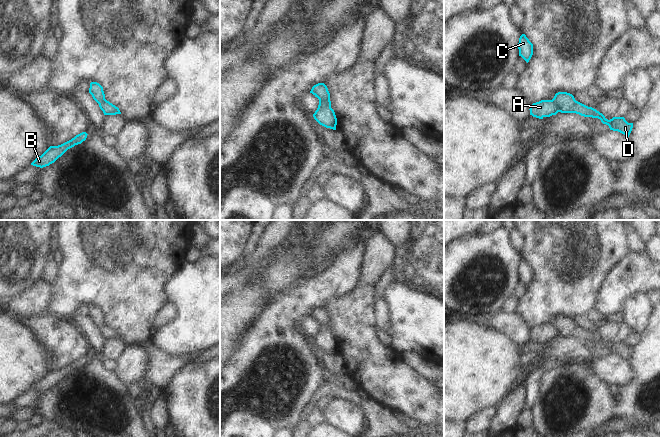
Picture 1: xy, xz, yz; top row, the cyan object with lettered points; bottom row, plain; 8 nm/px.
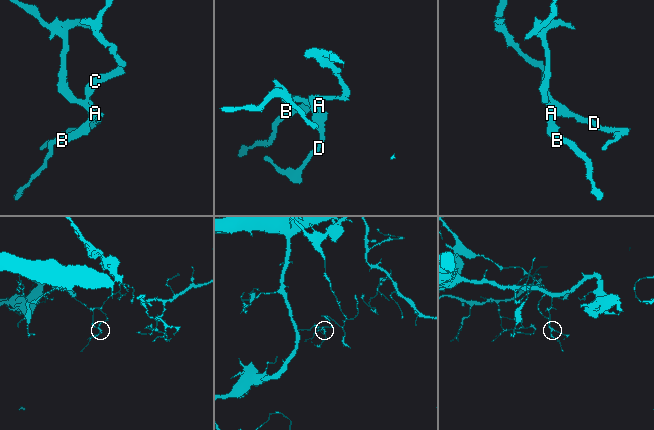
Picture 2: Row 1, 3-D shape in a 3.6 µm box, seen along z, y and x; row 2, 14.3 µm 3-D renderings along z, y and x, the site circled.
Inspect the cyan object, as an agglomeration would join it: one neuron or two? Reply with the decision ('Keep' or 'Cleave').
Cleave.

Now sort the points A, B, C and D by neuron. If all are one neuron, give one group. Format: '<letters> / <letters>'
A B / C D

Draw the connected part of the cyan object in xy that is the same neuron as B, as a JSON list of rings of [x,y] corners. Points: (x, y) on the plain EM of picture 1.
[[[82,356],[61,369],[50,370],[41,380],[37,381],[31,387],[31,389],[40,392],[49,390],[50,388],[54,387],[59,381],[61,381],[68,373],[85,365],[87,359],[88,358],[86,356]]]

